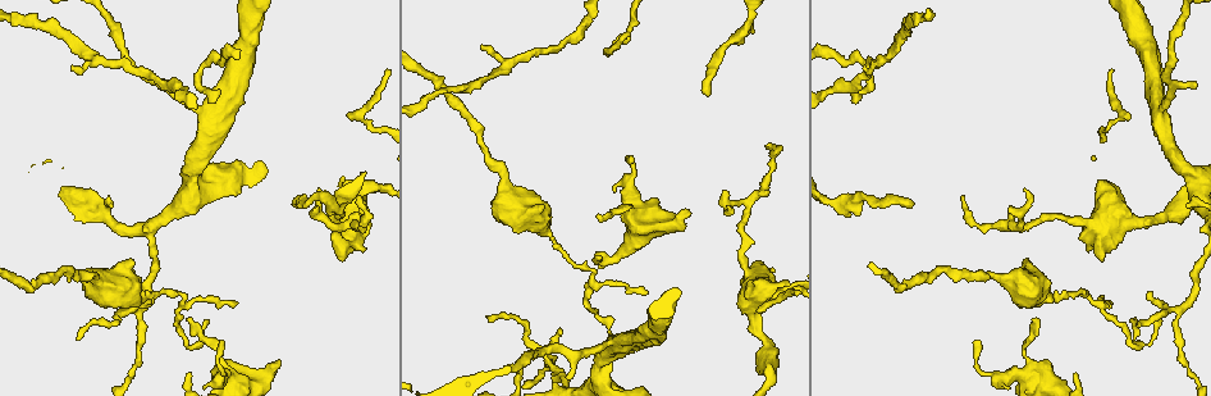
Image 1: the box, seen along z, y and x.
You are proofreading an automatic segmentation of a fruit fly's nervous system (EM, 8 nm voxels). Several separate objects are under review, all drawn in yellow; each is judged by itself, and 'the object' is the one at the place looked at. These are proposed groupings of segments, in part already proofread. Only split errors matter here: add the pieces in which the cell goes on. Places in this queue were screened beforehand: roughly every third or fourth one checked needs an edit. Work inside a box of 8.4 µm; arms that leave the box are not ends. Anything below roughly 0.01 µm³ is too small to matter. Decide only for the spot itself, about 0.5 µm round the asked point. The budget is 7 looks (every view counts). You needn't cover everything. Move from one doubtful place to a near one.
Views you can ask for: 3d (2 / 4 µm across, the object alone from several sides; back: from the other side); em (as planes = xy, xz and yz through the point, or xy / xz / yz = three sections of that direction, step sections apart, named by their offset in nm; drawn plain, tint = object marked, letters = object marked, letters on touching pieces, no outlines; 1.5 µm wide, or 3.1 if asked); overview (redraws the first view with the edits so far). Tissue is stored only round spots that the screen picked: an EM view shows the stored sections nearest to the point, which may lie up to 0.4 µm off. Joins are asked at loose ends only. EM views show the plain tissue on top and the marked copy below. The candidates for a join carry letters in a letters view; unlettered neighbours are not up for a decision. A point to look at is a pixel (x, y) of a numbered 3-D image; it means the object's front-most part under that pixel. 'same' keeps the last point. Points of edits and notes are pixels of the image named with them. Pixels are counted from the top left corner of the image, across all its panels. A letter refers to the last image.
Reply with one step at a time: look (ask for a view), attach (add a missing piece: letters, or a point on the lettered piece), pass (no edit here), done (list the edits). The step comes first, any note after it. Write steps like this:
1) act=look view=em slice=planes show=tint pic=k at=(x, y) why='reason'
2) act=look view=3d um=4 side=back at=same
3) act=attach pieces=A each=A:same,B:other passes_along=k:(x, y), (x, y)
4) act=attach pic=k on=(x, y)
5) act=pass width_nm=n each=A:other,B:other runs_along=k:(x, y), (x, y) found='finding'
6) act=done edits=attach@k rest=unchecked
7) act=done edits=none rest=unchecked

act=look view=em slice=xz step=8 show=letters pic=1 at=(297, 203) why='tapers out'

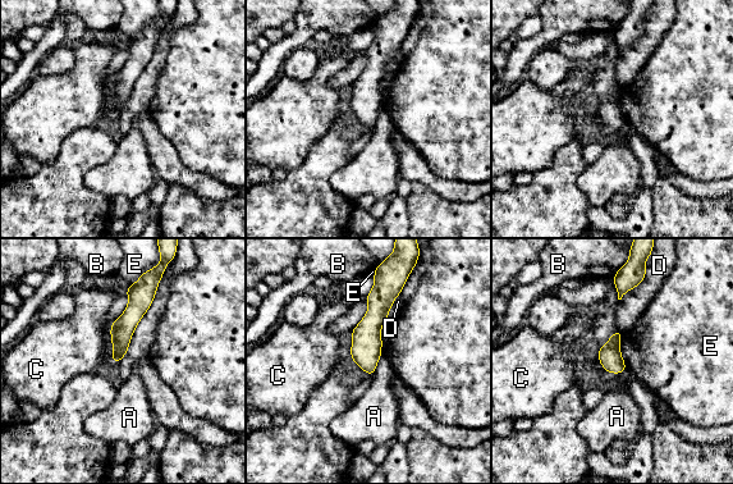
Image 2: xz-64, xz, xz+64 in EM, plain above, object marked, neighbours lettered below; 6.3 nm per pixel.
act=pass width_nm=150 each=A:other,B:other,C:other,D:other,E:other border=2:(651, 252), (645, 278), (619, 300) found='no lettered piece goes on from it'

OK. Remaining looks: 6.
act=look view=em slice=planes show=letters pic=1 at=(688, 211) why='an open end'

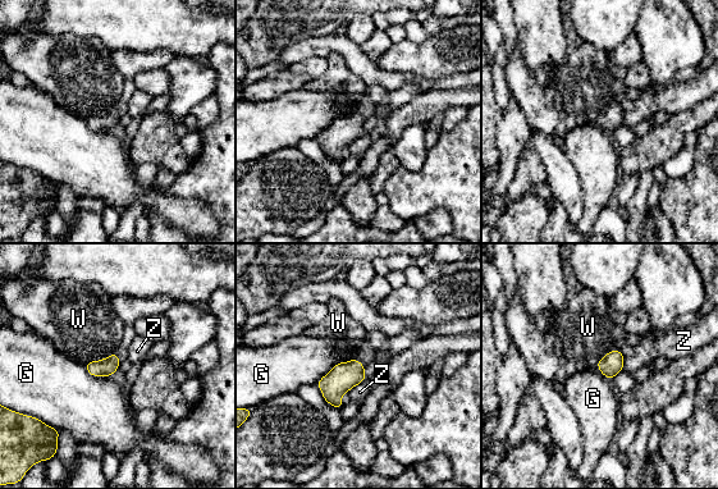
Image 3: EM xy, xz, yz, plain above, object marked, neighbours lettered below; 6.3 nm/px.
act=pass each=G:other,W:other,Z:other found='none of them fits'

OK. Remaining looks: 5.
act=look view=em slice=xz step=8 show=letters pic=1 at=(559, 331) why='thin end'

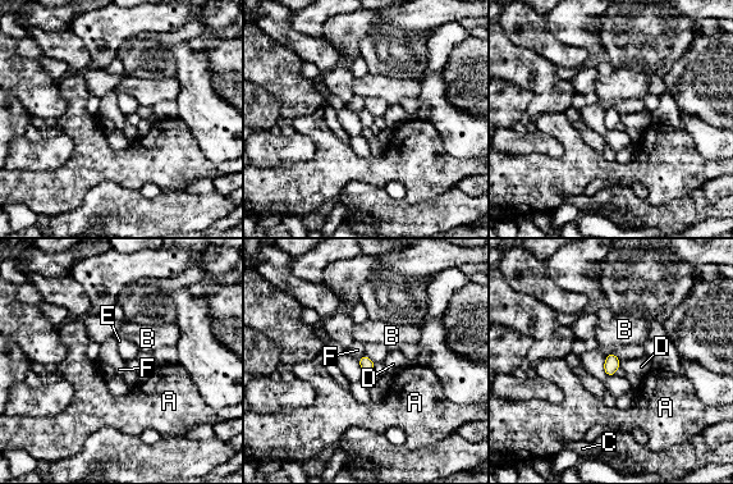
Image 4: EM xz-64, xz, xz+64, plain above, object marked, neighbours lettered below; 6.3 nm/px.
act=pass each=A:other,B:other,C:other,D:other,E:other,F:other border=4:(365, 354), (375, 362) found='none of them fits'

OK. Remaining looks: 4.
act=done edits=none rest=unchecked

